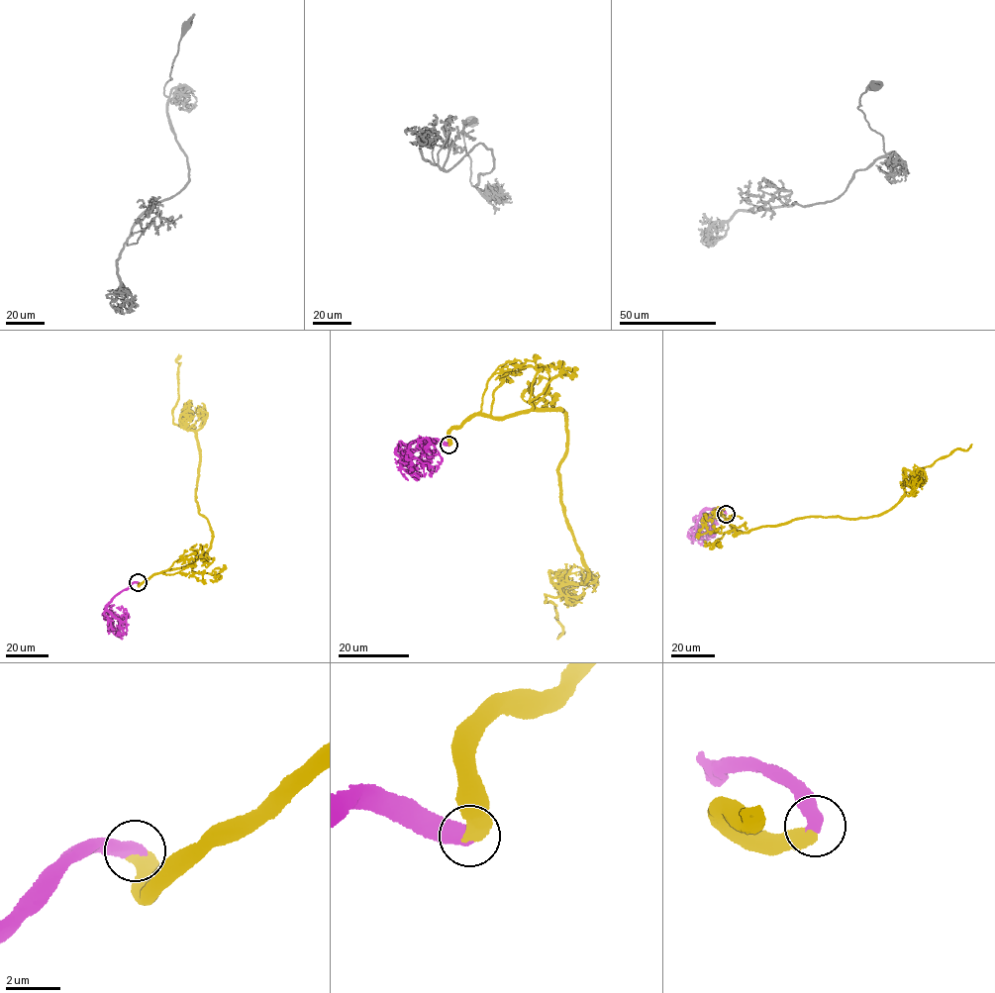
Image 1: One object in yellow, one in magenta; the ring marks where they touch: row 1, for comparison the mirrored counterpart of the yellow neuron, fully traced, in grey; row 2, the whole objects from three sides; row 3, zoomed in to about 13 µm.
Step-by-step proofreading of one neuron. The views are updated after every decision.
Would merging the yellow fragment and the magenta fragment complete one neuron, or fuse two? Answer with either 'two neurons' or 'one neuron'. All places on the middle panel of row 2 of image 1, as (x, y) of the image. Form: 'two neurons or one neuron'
one neuron

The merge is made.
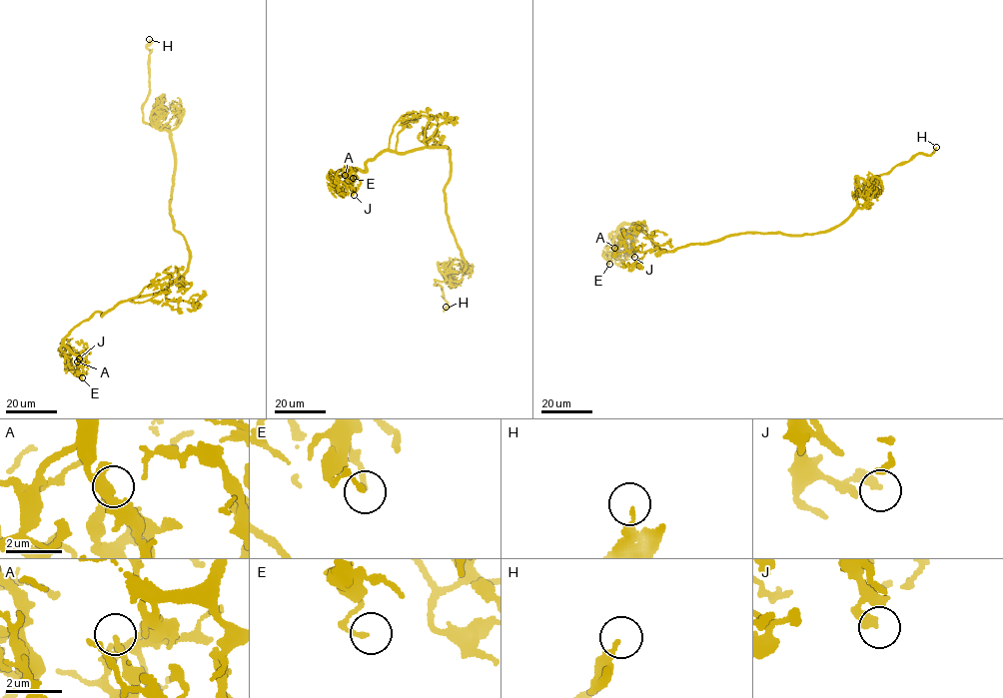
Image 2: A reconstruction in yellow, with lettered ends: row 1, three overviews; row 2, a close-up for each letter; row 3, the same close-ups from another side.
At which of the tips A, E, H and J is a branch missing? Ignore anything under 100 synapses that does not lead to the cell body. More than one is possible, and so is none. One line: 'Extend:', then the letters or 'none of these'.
Extend: H

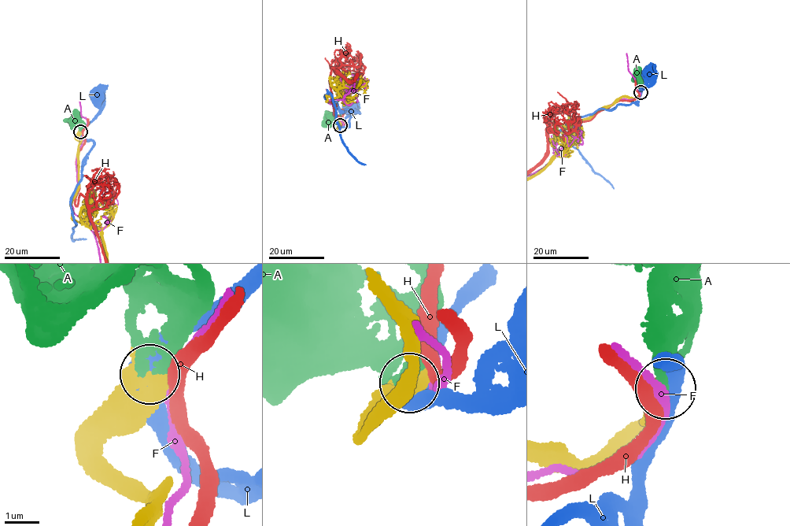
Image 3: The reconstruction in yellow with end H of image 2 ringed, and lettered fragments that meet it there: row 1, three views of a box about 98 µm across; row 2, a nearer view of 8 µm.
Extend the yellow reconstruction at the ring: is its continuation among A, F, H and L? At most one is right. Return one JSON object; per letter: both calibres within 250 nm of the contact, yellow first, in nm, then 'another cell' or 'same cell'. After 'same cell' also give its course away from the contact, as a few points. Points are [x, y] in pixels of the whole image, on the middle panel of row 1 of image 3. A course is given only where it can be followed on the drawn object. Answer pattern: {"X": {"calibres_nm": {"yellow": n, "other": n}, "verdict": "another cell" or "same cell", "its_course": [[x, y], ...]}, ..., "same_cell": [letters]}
{"A": {"calibres_nm": {"yellow": 480, "other": 280}, "verdict": "same cell"}, "F": {"calibres_nm": {"yellow": 420, "other": 220}, "verdict": "another cell"}, "H": {"calibres_nm": {"yellow": 400, "other": 400}, "verdict": "another cell"}, "L": {"calibres_nm": {"yellow": 400, "other": 480}, "verdict": "another cell"}, "same_cell": ["A"]}

